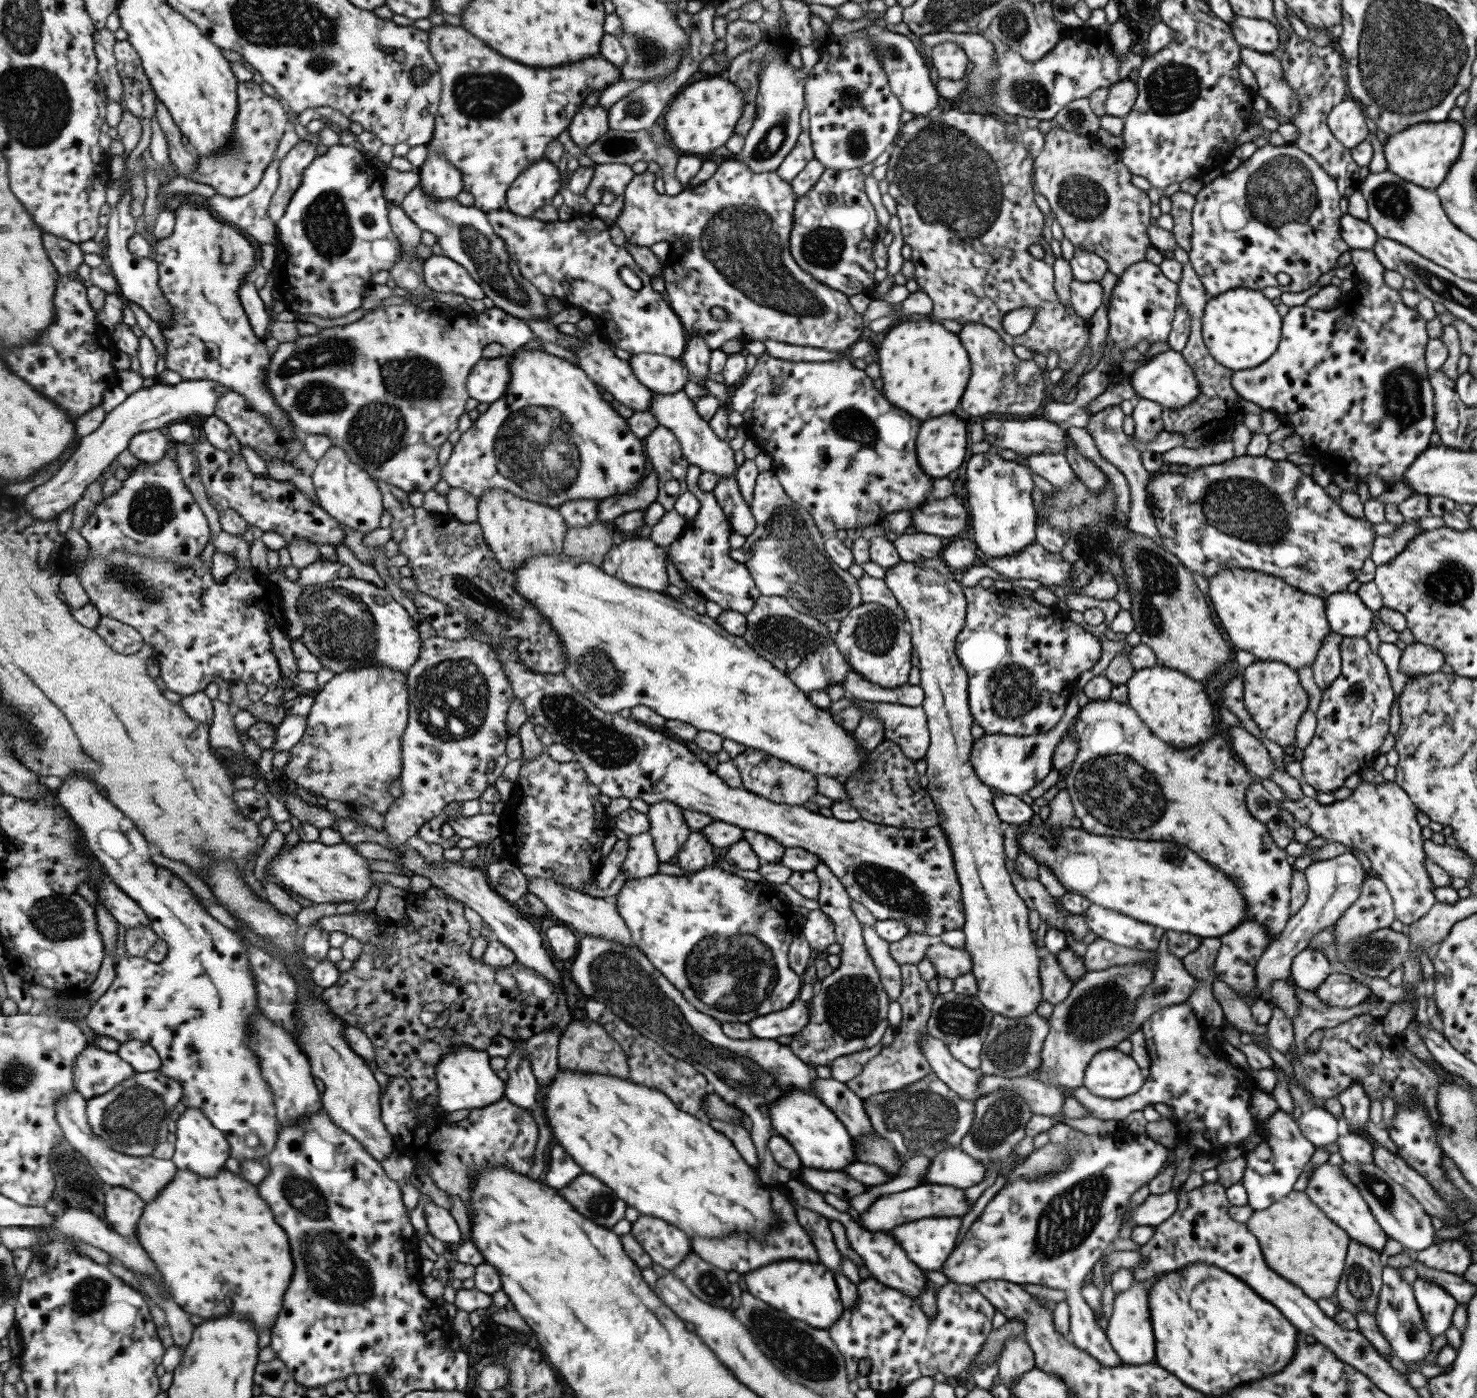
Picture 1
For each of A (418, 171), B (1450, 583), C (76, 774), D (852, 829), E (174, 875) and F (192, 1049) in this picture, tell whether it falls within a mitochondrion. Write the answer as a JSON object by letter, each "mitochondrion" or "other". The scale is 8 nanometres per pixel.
{"A":"other","B":"mitochondrion","C":"other","D":"other","E":"other","F":"other"}

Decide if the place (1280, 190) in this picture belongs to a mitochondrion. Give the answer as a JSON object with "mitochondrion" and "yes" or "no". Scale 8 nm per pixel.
{"mitochondrion":"yes"}

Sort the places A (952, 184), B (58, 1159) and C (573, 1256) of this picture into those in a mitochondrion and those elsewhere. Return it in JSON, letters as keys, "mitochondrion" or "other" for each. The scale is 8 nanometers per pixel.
{"A":"mitochondrion","B":"other","C":"other"}

